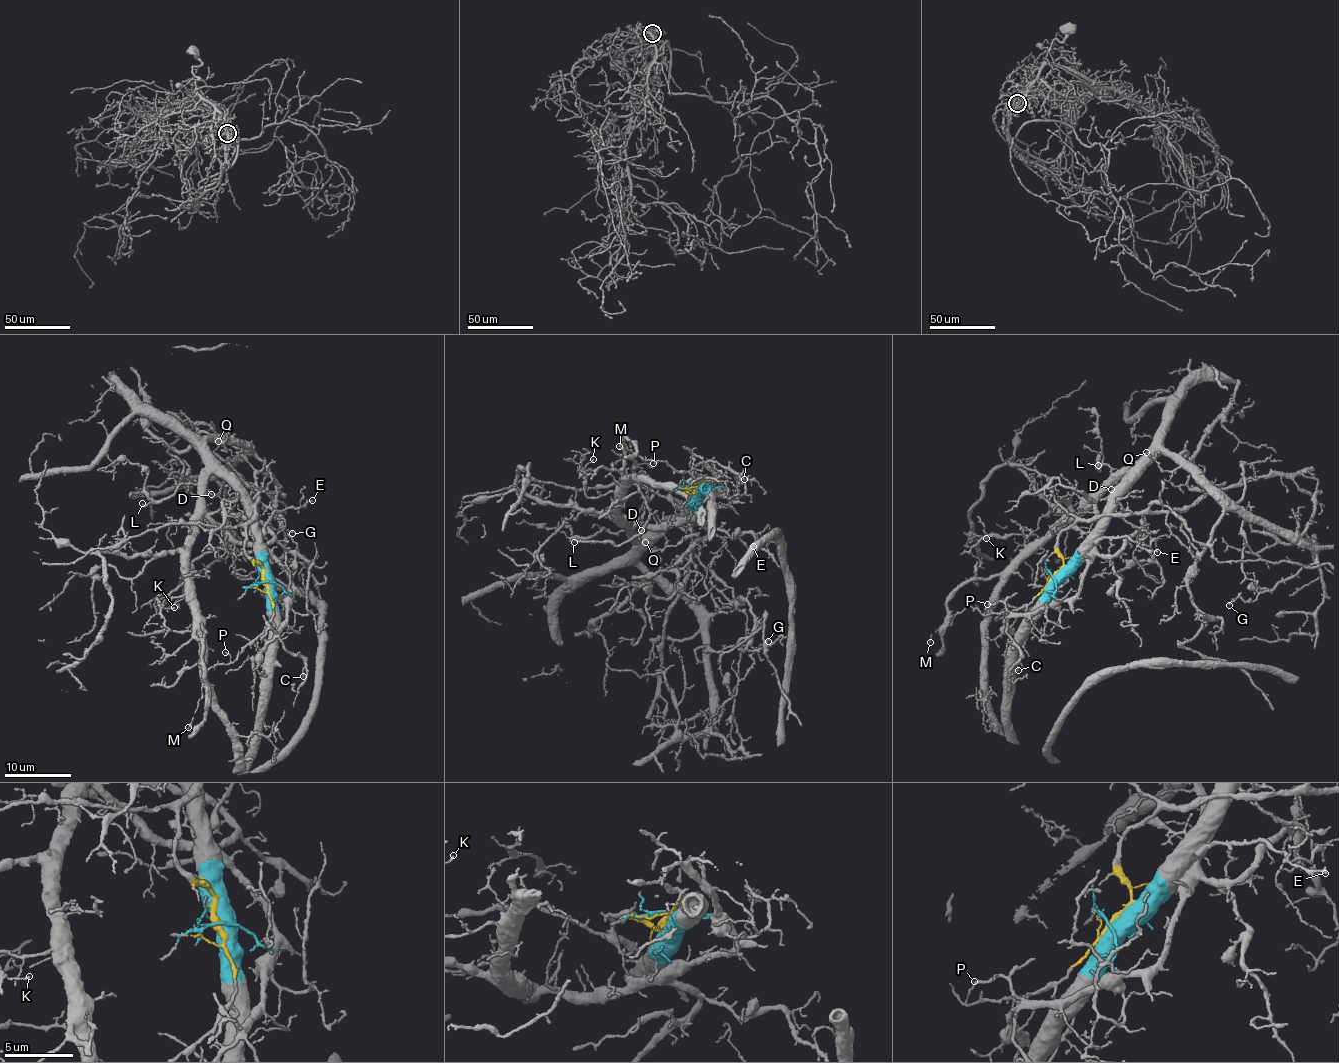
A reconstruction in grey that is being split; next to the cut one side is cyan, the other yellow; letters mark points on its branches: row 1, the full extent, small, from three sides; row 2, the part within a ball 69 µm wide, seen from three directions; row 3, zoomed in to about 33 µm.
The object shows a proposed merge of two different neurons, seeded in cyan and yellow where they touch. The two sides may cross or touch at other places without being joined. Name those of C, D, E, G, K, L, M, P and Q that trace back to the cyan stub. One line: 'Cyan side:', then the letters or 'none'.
Cyan side: C, D, E, G, K, L, Q

